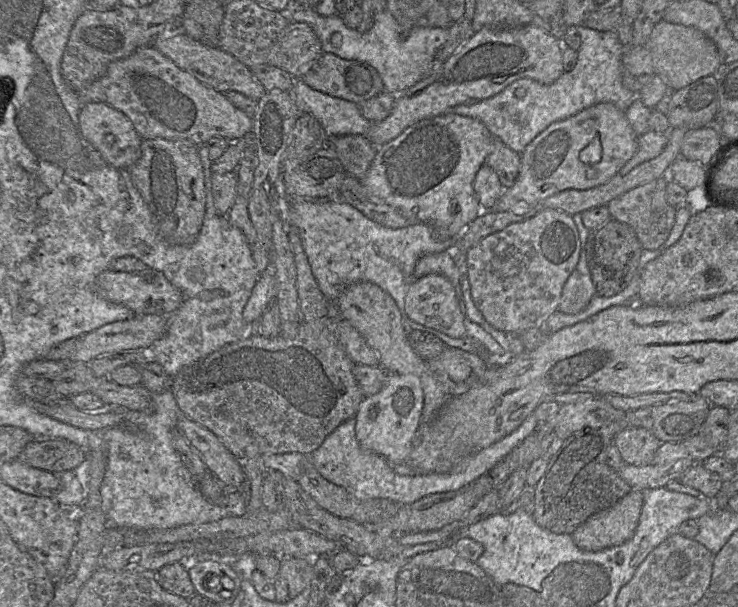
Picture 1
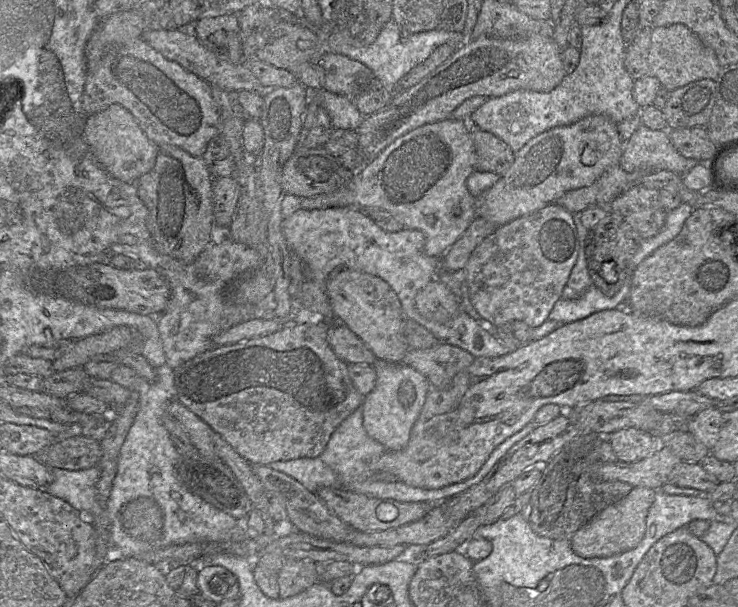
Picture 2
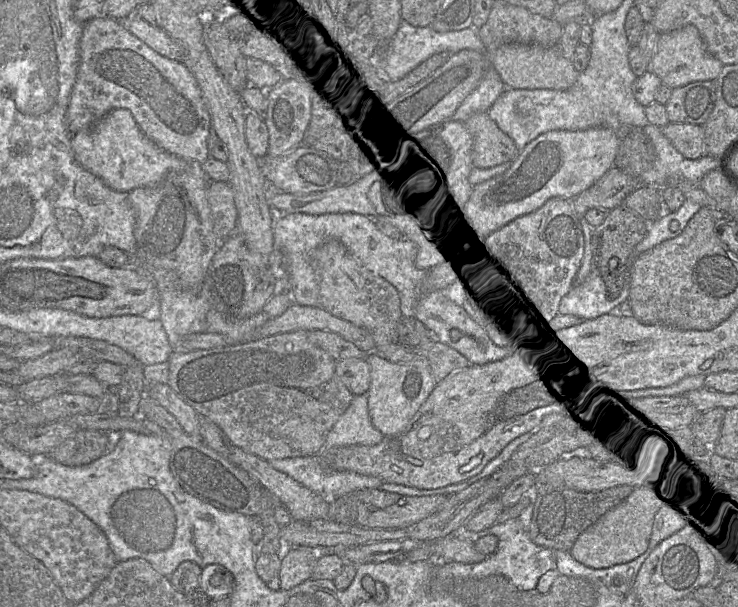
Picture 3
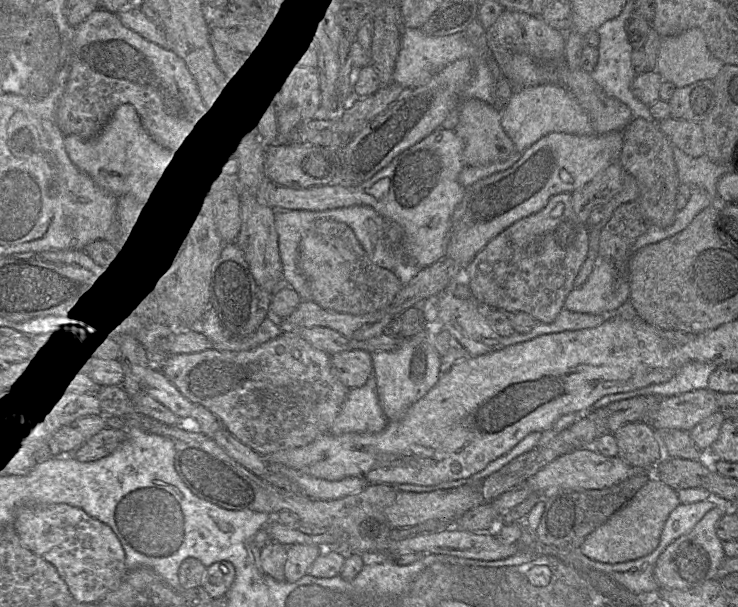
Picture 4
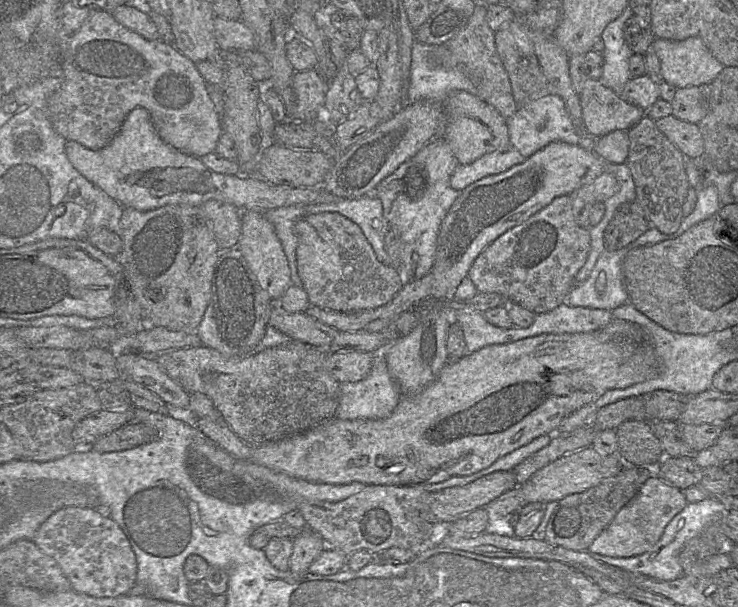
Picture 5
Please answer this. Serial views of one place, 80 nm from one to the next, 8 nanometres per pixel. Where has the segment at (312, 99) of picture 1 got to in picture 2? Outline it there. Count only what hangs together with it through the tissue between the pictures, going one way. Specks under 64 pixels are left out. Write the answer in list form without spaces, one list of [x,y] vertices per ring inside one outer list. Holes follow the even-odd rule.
[[[310,90],[310,97],[316,98],[327,111],[334,129],[357,130],[364,116],[353,100],[325,90]]]

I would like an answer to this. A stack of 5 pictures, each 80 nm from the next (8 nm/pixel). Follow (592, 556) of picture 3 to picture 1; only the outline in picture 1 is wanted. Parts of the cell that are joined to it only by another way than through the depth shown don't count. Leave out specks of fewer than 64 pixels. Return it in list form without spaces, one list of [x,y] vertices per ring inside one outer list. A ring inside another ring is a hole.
[[[632,489],[614,505],[590,516],[571,534],[584,551],[600,551],[629,540],[638,525],[643,506],[641,490]]]

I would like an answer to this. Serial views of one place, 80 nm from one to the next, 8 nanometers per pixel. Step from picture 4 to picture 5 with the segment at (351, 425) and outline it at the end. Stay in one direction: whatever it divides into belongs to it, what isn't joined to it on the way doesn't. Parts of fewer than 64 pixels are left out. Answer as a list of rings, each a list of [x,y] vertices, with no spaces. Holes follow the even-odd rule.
[[[376,354],[368,376],[358,382],[340,383],[340,399],[335,416],[341,420],[388,418],[401,399],[398,383],[388,372],[381,354]]]

